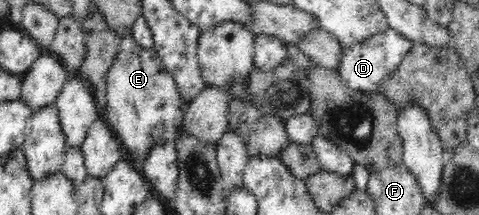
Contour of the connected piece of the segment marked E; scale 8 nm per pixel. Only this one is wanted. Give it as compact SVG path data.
M131 35L120 38L120 51L106 74L107 90L105 120L117 141L132 157L132 165L140 169L147 153L160 141L174 142L183 123L181 105L184 103L175 78L163 65L158 52L136 44Z

